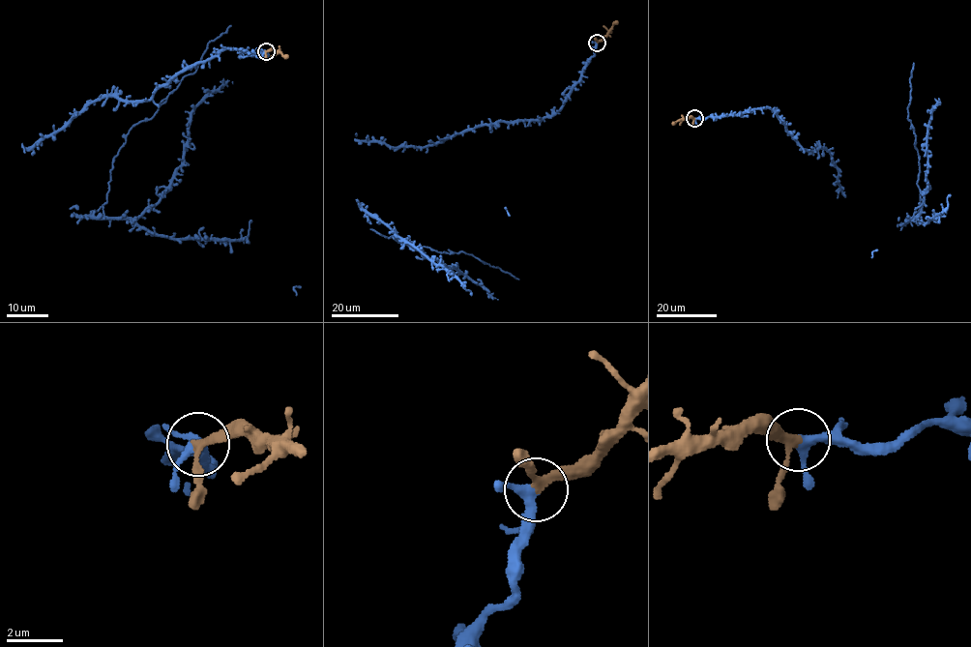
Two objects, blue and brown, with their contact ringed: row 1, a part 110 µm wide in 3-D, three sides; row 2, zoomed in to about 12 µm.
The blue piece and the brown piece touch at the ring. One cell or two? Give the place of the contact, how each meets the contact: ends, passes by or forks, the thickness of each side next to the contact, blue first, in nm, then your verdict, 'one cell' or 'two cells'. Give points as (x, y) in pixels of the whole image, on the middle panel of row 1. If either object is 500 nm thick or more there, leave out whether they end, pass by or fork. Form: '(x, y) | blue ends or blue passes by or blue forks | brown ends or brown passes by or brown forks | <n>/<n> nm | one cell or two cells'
(597, 43) | blue passes by | brown passes by | 300/240 nm | one cell

